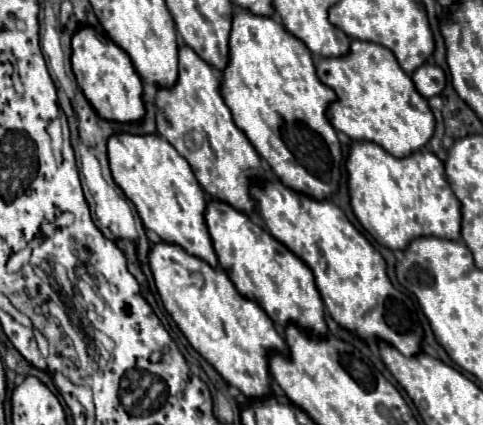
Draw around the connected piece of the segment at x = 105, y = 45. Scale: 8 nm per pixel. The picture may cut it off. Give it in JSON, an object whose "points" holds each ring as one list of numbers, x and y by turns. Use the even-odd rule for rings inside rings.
{"points":[[80,28,72,38,72,68,78,80,78,86,86,94,88,102,110,122,142,122,146,108,142,100,142,80,136,74,128,54,116,46,106,34,100,34,96,28]]}

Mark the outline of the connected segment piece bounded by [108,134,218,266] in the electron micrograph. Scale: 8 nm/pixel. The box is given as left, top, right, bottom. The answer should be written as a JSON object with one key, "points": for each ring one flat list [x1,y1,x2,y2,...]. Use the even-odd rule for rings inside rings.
{"points":[[116,134,108,140,108,158,116,184,132,200,148,230,158,234,162,242,178,242,178,246,186,246,196,258,206,258,210,266,218,266,214,246,210,246,210,232,206,230,206,194,190,164,170,142,158,134]]}

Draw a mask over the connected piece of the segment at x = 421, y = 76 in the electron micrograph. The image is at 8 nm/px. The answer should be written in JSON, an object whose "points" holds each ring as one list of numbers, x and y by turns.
{"points":[[424,64,420,66,414,74,412,74,412,80,418,88,418,92,424,96,424,98,432,98,432,96,440,96,440,92,444,90,446,86,446,74,440,66,436,64]]}

